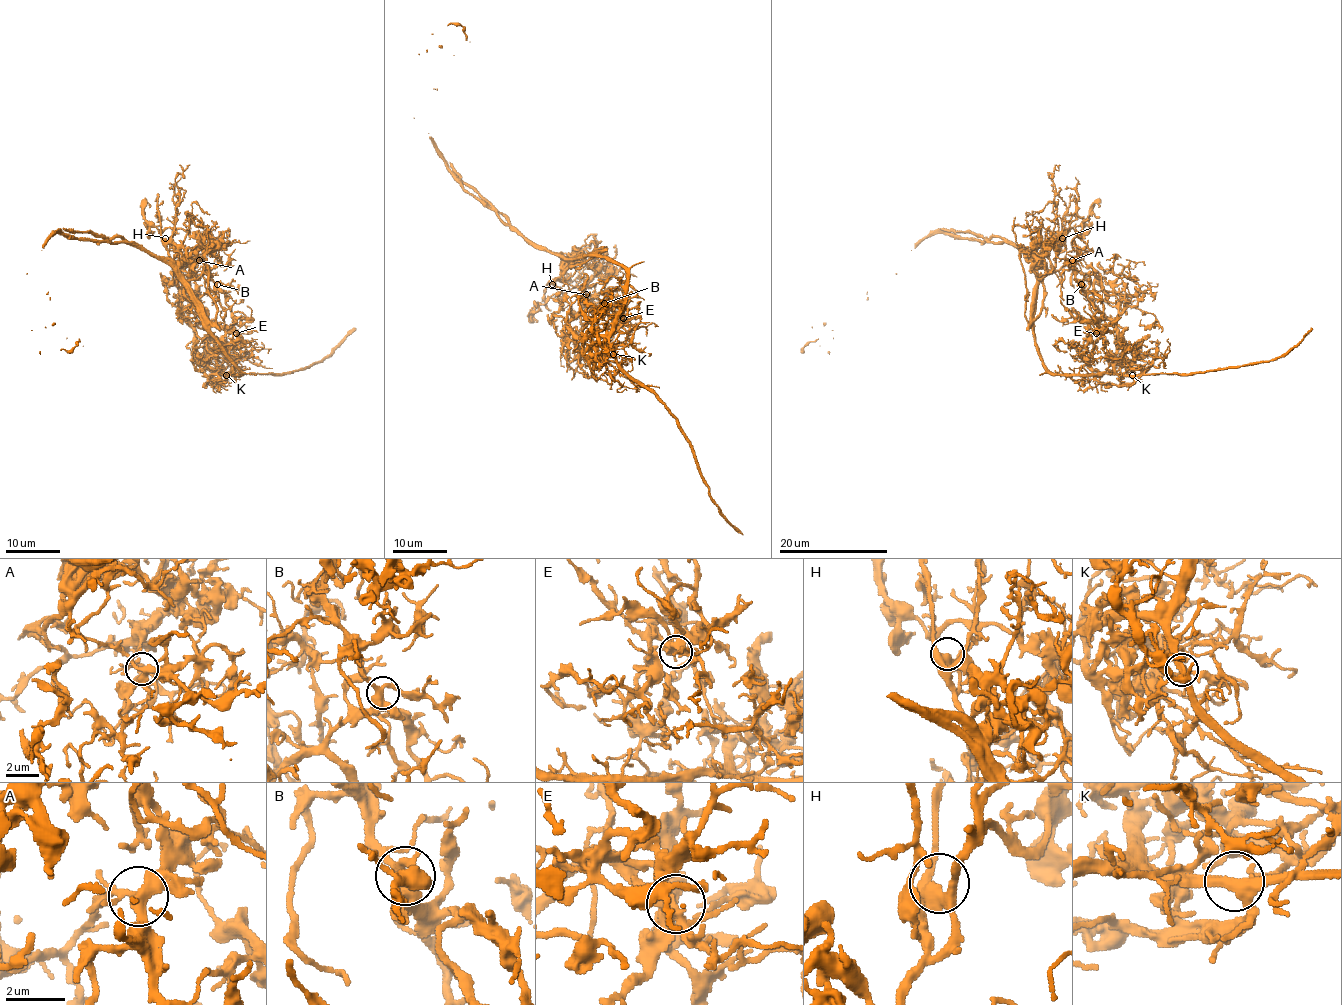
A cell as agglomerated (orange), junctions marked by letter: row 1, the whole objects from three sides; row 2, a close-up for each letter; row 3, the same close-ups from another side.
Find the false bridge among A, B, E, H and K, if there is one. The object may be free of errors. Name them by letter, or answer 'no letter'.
A

